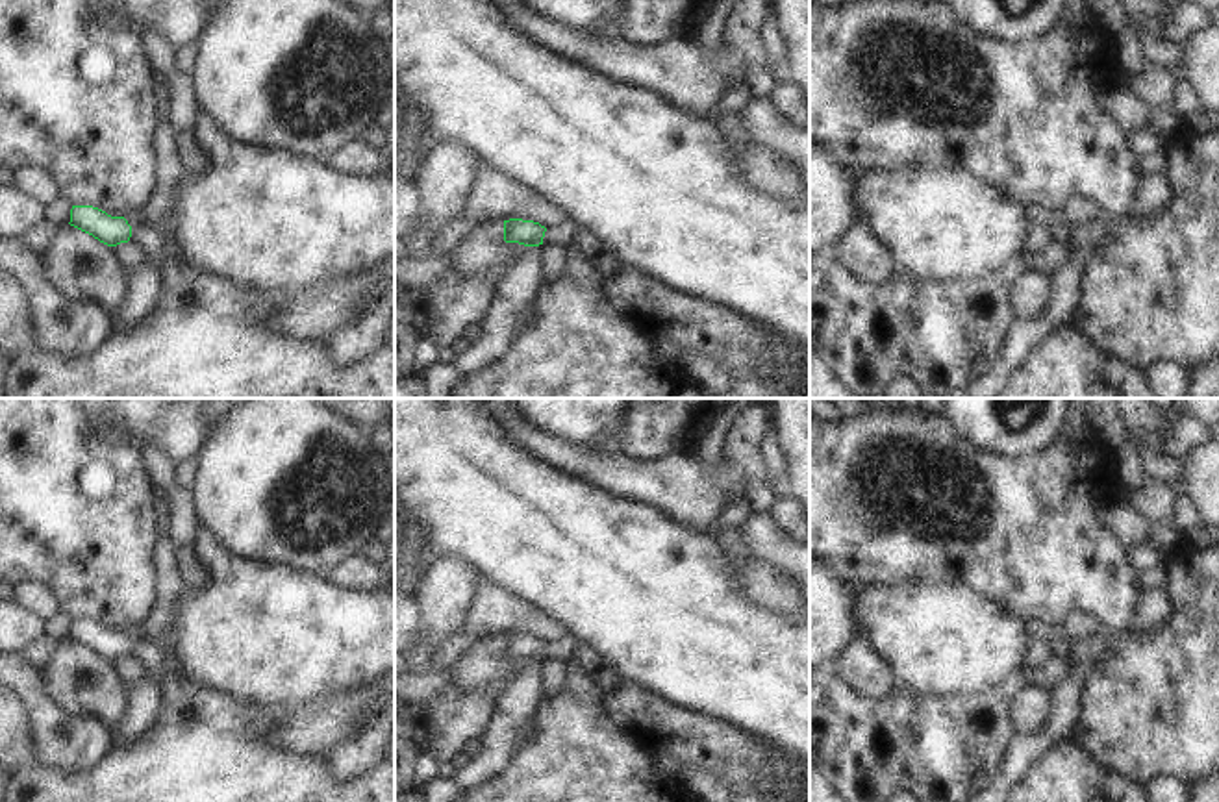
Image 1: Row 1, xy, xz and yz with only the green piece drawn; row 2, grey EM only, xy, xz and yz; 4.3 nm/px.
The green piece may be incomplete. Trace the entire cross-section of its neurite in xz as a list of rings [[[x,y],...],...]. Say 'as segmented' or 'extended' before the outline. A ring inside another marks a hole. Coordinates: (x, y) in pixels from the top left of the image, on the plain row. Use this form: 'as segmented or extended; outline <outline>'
extended; outline [[[509,633],[504,635],[504,656],[524,661],[569,661],[576,645],[576,639],[571,635],[565,635],[556,643],[545,643],[534,635]]]

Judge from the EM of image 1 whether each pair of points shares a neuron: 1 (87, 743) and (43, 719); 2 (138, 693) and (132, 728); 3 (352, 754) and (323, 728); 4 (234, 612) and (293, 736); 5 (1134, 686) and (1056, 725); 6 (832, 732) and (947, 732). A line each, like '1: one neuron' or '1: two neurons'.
1: one neuron
2: one neuron
3: two neurons
4: two neurons
5: two neurons
6: one neuron

